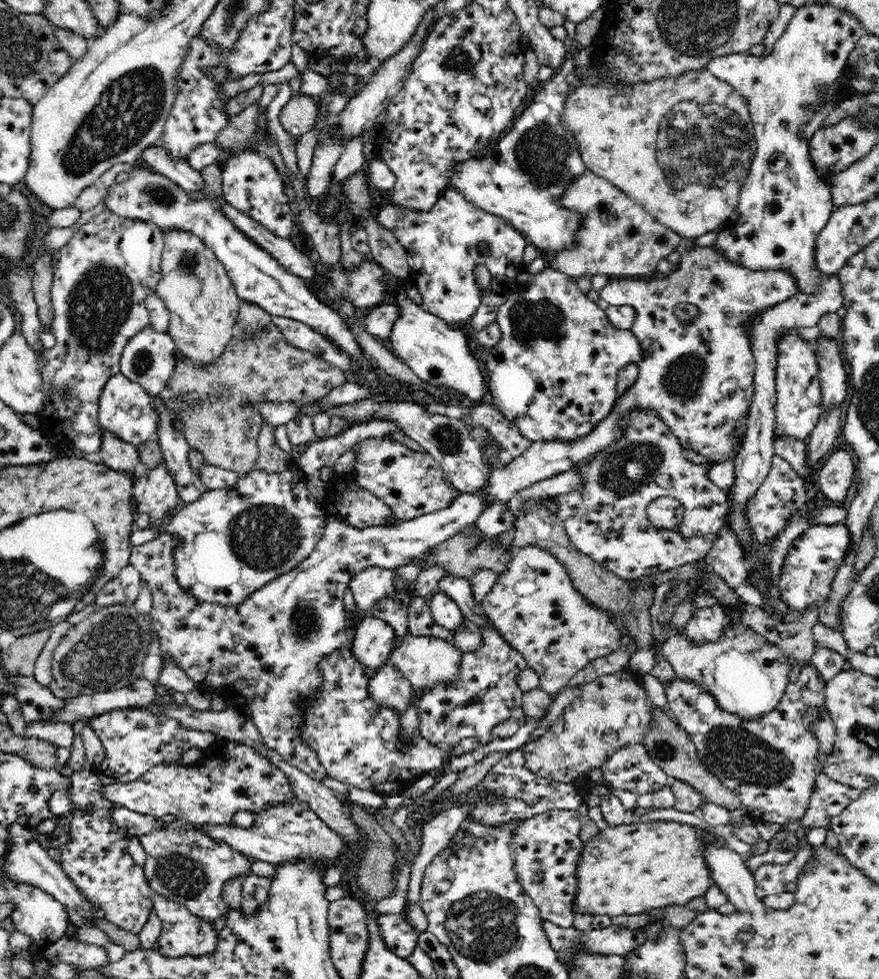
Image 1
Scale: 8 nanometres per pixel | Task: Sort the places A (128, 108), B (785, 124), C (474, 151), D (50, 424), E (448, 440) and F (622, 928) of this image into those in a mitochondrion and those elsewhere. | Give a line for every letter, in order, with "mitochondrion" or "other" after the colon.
A: mitochondrion
B: mitochondrion
C: other
D: other
E: mitochondrion
F: other

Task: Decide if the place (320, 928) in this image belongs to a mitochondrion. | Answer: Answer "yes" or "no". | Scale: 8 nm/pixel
no

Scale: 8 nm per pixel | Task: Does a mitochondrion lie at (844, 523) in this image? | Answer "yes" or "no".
no

